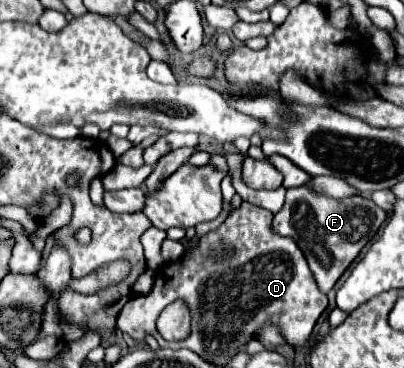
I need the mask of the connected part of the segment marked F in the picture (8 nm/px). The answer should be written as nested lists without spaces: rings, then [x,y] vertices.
[[[302,185],[286,191],[284,207],[274,215],[272,227],[278,235],[292,237],[298,243],[320,291],[328,293],[384,221],[386,211],[380,209],[370,197],[354,195],[346,199],[334,199],[310,189],[308,185]]]

